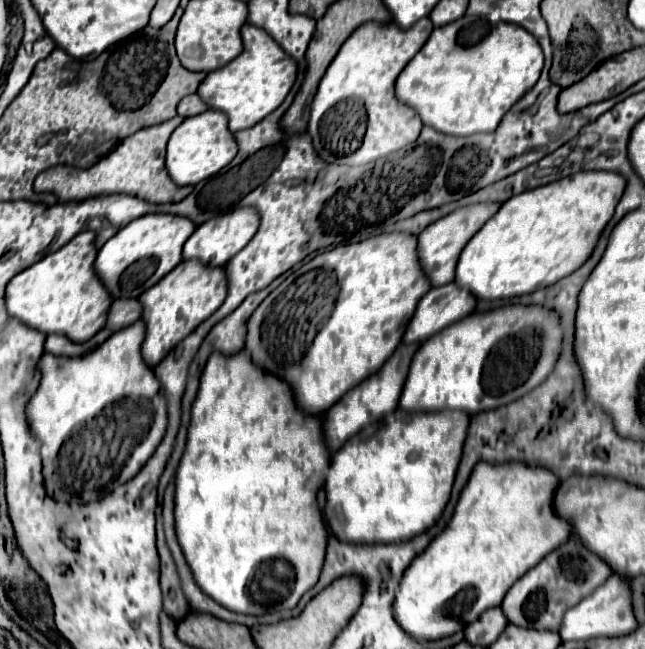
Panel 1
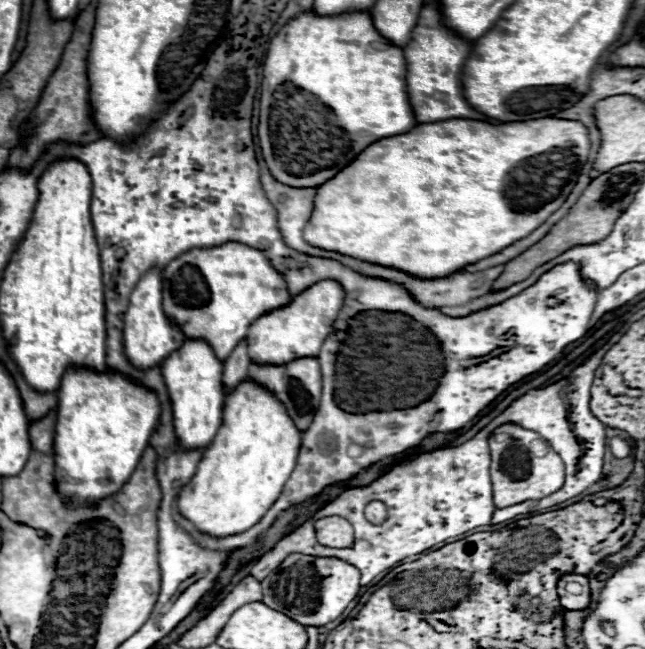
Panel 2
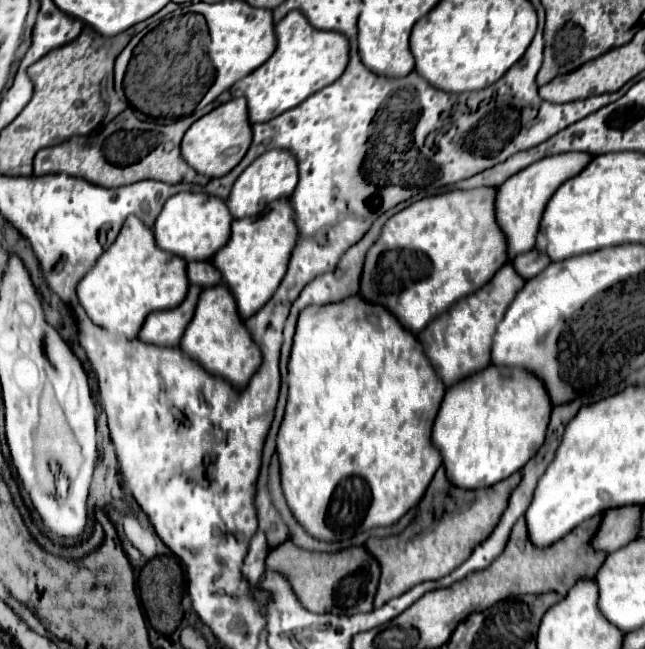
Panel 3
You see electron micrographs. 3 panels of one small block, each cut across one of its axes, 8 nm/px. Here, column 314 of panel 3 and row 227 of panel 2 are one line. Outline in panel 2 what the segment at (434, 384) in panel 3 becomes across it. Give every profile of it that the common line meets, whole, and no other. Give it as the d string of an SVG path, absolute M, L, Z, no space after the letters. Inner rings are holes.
M540 118L540 120L528 120L528 122L504 122L500 126L482 122L482 120L444 120L436 124L416 124L410 132L400 134L400 136L390 136L382 138L374 144L370 144L366 150L356 156L356 160L346 166L342 172L338 172L332 180L328 180L324 186L316 190L314 198L314 208L312 216L304 228L304 240L310 246L318 246L322 250L332 250L338 254L346 254L350 258L368 262L368 264L378 264L384 268L396 268L402 272L408 272L418 278L444 278L450 276L458 270L464 270L468 264L474 264L482 258L488 258L510 244L518 242L520 238L526 238L532 234L538 226L542 226L550 214L554 214L566 196L572 192L580 168L586 164L590 152L590 140L588 140L588 130L580 122L570 122L570 120L558 120L558 118Z

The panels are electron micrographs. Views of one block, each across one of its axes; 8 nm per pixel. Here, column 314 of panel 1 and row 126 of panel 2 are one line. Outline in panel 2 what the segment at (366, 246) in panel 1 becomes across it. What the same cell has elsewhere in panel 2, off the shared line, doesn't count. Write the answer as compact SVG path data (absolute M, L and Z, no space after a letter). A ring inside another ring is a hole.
M312 10L290 20L272 40L264 60L258 144L268 172L292 188L318 188L346 168L368 144L398 136L416 126L406 92L402 50L388 44L372 26L370 12L322 18Z

